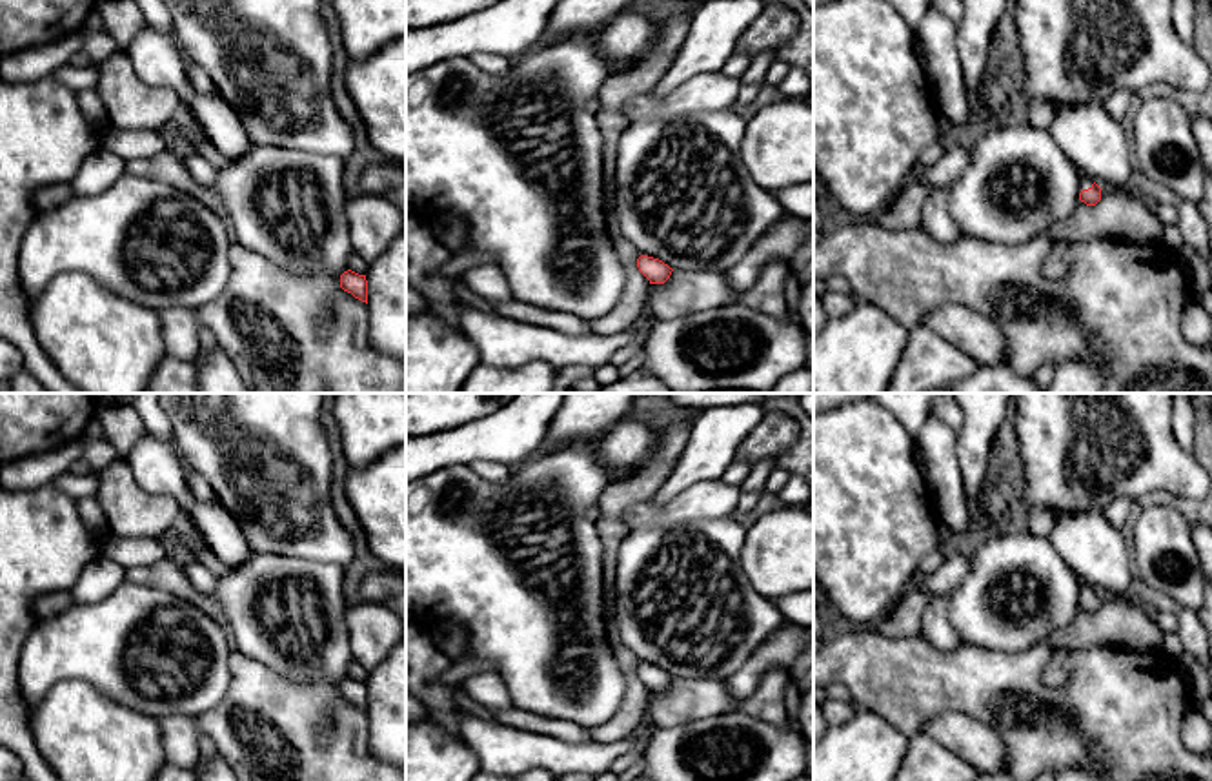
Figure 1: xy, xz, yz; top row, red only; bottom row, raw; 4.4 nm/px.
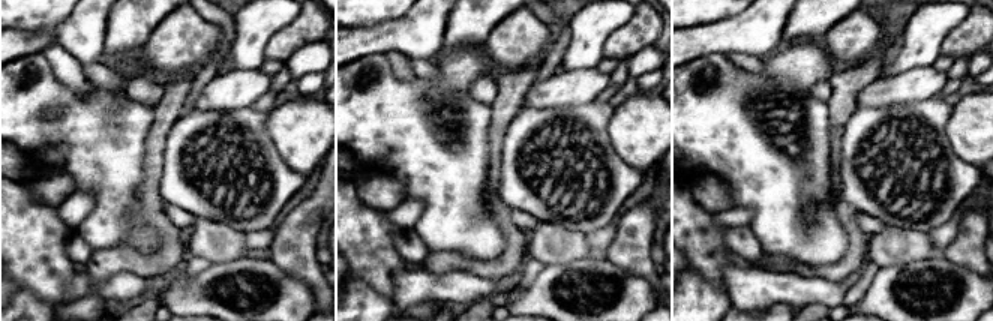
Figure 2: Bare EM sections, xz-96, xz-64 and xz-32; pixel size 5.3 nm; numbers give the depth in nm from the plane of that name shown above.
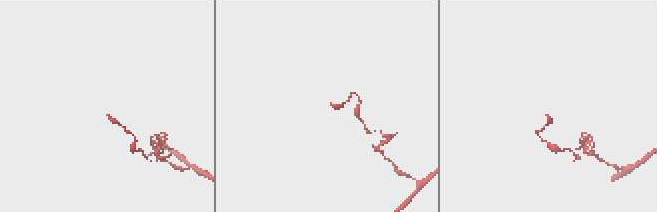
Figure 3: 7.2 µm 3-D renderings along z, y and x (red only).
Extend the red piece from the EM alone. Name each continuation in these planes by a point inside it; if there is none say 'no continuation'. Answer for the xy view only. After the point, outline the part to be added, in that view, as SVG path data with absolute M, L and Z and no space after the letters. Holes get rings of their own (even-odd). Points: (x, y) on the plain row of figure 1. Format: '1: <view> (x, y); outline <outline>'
no continuation

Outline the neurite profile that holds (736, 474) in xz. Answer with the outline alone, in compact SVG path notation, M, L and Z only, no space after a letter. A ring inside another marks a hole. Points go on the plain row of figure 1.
M735 459L724 472L722 481L732 486L739 486L744 482L752 470L748 461Z

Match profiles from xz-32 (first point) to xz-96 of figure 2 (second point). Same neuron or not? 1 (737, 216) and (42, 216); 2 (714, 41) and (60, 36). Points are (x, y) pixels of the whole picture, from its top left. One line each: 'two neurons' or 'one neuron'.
1: two neurons
2: one neuron

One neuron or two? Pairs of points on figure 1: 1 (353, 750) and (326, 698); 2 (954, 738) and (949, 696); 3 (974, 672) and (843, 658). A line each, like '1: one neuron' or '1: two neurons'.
1: one neuron
2: two neurons
3: one neuron

